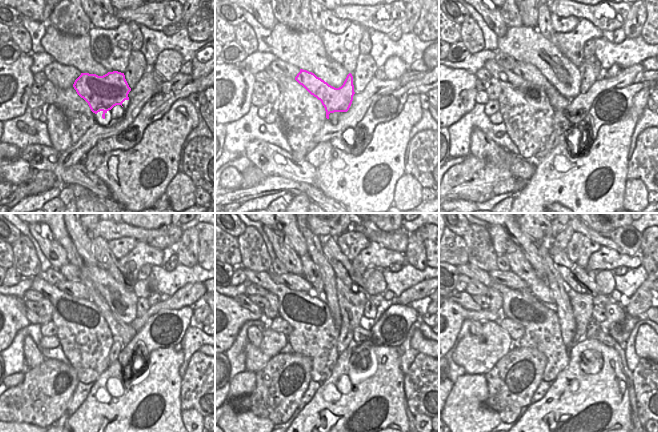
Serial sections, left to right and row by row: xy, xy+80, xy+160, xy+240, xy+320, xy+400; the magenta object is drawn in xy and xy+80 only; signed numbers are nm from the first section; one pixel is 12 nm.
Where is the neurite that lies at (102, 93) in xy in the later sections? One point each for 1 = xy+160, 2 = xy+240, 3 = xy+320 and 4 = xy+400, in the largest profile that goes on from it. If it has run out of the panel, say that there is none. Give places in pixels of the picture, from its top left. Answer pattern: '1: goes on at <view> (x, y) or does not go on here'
1: goes on at xy+160 (529, 72)
2: goes on at xy+240 (75, 289)
3: goes on at xy+320 (292, 281)
4: goes on at xy+400 (509, 279)

